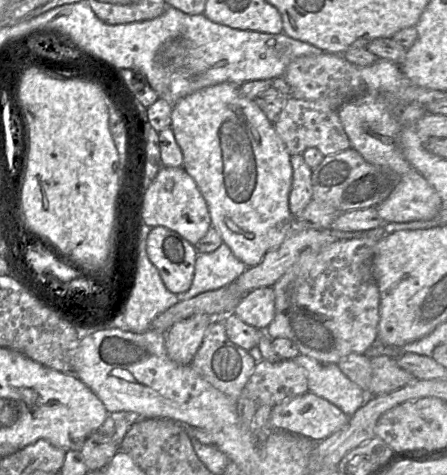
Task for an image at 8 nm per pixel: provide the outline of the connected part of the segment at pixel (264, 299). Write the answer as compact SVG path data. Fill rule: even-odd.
M261 287L249 291L233 309L244 323L265 330L275 315L275 294L272 287Z

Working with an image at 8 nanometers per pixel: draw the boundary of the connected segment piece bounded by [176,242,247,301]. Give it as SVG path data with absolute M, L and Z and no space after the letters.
M224 242L214 252L197 252L192 284L186 292L176 294L178 301L228 286L246 269L246 265L234 256Z

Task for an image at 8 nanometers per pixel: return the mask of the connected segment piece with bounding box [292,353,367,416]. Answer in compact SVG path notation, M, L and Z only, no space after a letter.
M303 354L293 358L306 372L308 392L324 398L352 416L366 401L367 392L352 382L335 363L320 362Z

